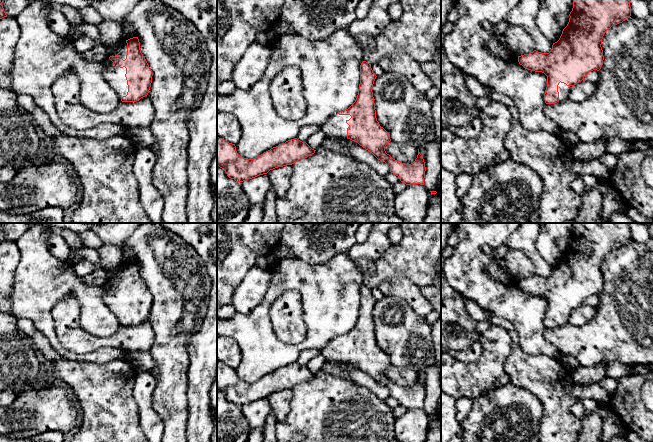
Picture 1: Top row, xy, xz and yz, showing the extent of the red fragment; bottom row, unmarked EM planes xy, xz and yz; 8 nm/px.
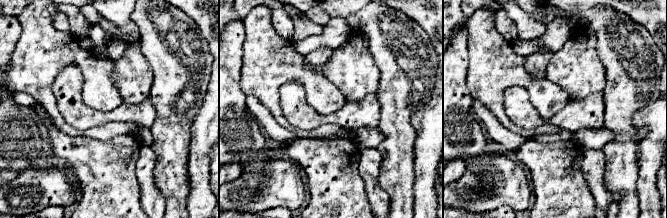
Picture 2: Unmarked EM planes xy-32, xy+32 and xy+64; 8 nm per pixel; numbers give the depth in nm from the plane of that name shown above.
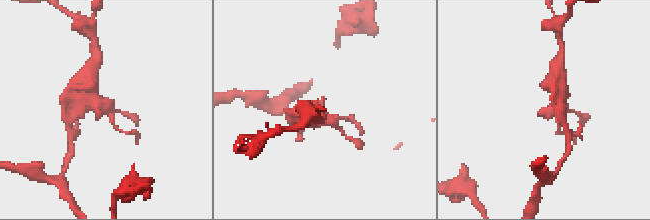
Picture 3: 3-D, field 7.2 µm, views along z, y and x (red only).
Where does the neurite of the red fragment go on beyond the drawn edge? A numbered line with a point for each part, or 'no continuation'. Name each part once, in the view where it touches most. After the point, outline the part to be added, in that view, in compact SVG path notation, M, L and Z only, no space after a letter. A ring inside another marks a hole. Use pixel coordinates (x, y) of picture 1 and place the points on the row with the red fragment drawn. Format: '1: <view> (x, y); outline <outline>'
1: xy (115, 76); outline M107 56L103 63L106 65L103 77L110 86L115 89L121 100L128 92L127 80L125 77L126 68L115 67L113 62L109 59L109 56Z

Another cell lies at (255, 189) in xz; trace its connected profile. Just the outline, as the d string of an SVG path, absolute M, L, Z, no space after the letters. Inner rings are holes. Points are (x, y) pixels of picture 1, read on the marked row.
M267 174L243 181L241 186L251 205L263 205L266 194L272 188Z

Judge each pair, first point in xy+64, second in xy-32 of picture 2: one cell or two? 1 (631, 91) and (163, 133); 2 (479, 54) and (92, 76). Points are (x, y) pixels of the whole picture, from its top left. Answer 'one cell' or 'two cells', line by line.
1: one cell
2: one cell

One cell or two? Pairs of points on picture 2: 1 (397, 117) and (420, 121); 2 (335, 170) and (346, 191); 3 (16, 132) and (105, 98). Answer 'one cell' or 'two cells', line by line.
1: two cells
2: one cell
3: two cells

